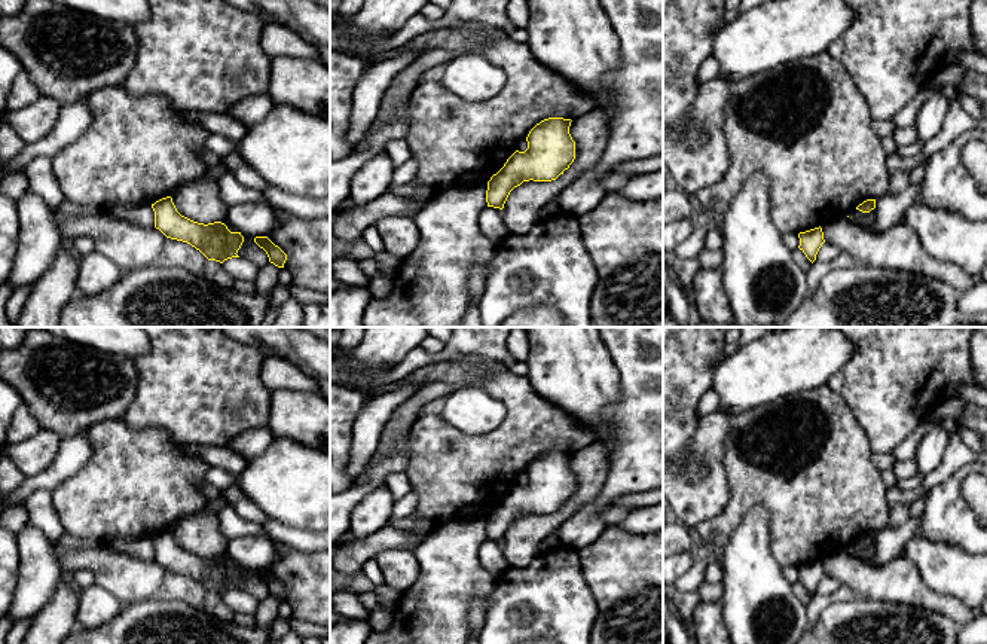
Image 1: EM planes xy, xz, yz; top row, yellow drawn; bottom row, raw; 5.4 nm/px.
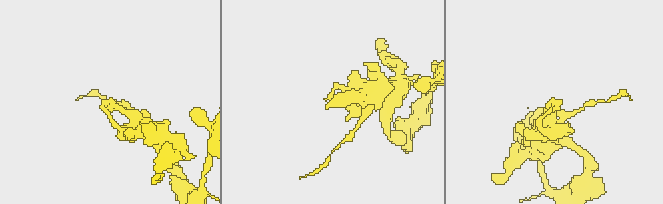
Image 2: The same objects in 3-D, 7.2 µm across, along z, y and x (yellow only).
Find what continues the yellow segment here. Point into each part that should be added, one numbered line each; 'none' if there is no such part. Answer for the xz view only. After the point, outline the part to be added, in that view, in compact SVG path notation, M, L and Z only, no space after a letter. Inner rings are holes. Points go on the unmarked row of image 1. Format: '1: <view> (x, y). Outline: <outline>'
none

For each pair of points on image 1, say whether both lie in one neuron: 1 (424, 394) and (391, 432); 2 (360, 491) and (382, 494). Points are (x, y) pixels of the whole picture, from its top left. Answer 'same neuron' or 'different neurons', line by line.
1: same neuron
2: different neurons

